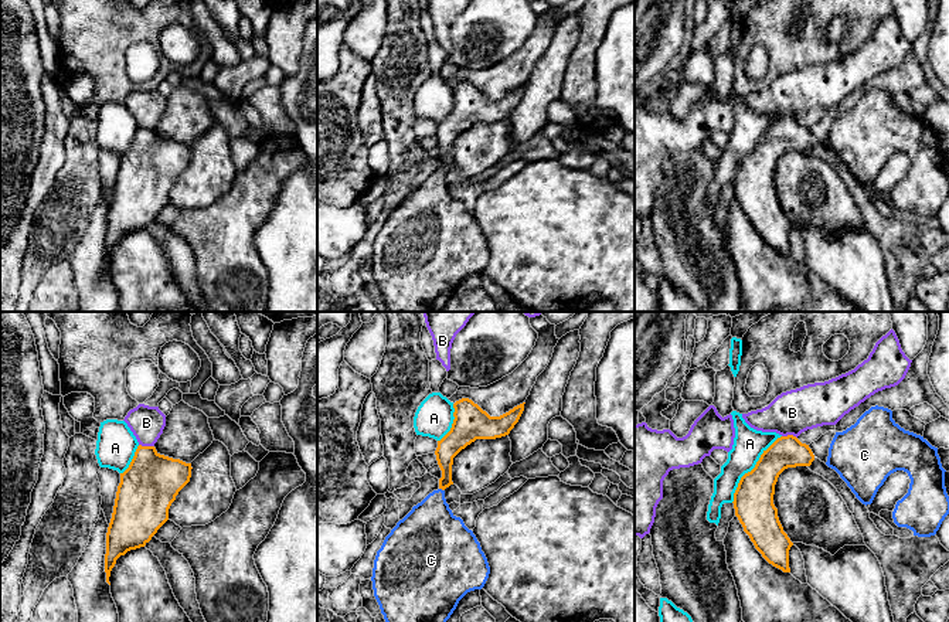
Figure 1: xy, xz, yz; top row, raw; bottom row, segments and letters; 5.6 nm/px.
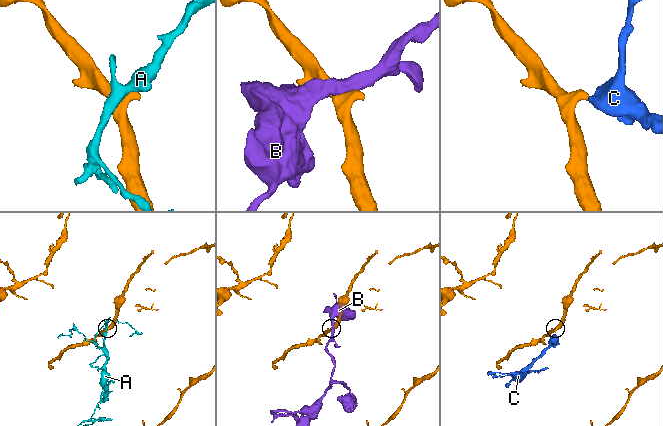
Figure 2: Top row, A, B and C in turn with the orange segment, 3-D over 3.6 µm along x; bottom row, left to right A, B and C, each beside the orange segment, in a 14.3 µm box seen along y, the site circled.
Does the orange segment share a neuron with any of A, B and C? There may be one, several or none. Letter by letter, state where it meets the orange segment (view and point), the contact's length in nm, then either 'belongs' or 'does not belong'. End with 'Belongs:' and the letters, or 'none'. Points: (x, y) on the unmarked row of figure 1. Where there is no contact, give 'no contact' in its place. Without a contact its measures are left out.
A: meets orange in yz at (752, 152); contact 480 nm long; does not belong
B: meets orange in xy at (146, 129); contact 90 nm long; does not belong
C: meets orange in xz at (442, 172); contact 40 nm long; belongs
Belongs: C

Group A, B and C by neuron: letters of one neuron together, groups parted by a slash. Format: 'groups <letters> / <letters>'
groups A / B / C

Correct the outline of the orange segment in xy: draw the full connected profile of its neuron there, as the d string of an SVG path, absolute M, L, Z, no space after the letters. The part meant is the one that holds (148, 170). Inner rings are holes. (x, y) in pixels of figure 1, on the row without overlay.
M137 129L129 150L120 156L120 166L118 169L113 196L106 215L105 255L109 268L110 254L115 249L116 242L130 232L144 230L169 203L169 191L178 174L190 164L191 152L191 146L160 137L154 129Z

